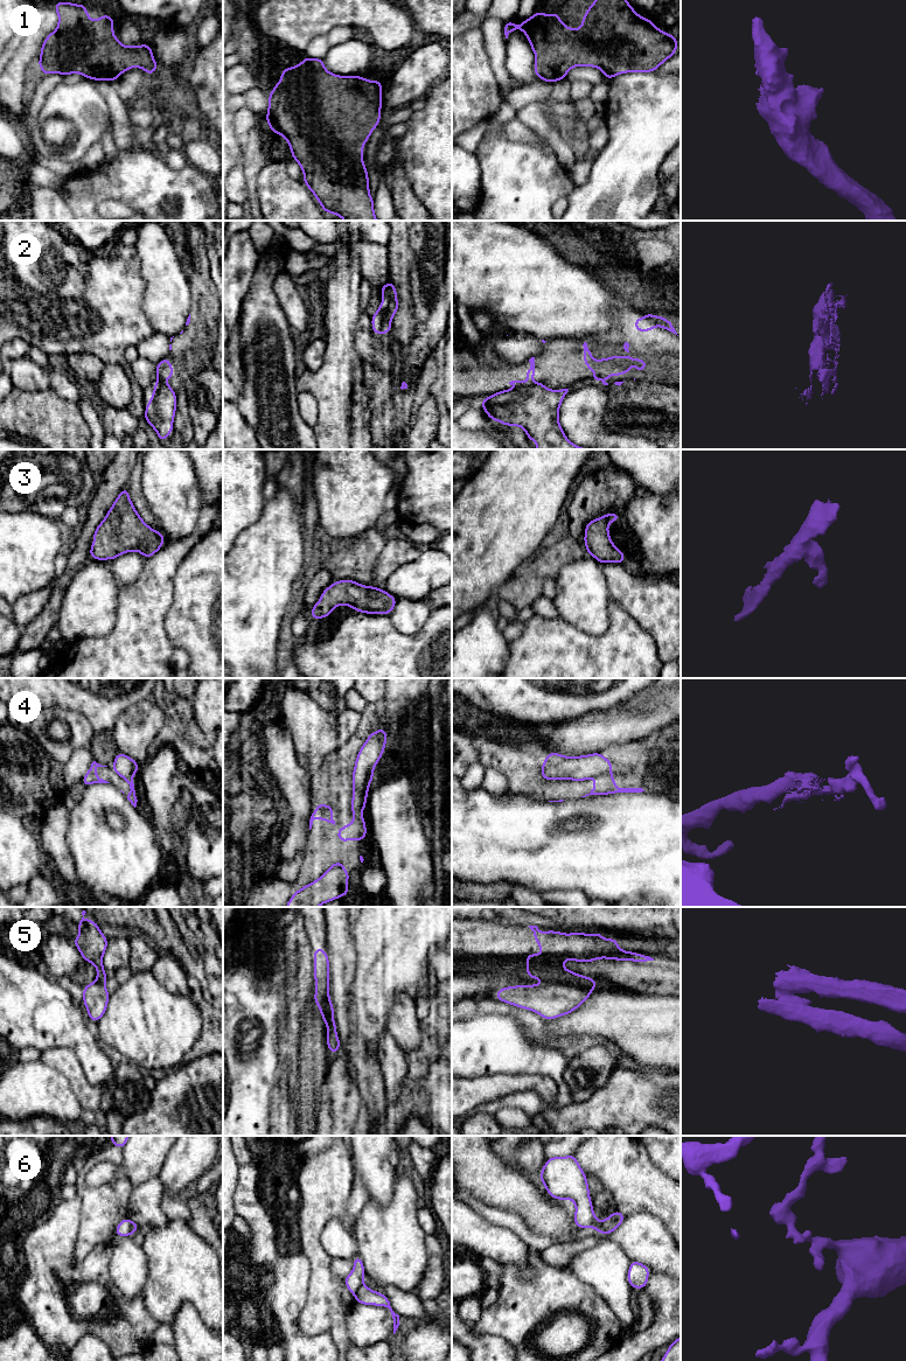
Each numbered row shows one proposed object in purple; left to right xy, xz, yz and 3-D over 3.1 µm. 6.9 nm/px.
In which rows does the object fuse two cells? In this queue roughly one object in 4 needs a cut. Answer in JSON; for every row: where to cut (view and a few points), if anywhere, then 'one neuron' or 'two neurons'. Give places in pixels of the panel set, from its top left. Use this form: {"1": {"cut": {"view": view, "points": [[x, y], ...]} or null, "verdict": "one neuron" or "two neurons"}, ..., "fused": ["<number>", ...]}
{"1": {"cut": null, "verdict": "one neuron"}, "2": {"cut": {"view": "yz", "points": [[538, 382], [518, 386]]}, "verdict": "two neurons"}, "3": {"cut": null, "verdict": "one neuron"}, "4": {"cut": null, "verdict": "one neuron"}, "5": {"cut": {"view": "yz", "points": [[545, 979], [584, 985], [591, 990]]}, "verdict": "two neurons"}, "6": {"cut": {"view": "yz", "points": [[601, 1222], [604, 1233]]}, "verdict": "two neurons"}, "fused": ["2", "5", "6"]}

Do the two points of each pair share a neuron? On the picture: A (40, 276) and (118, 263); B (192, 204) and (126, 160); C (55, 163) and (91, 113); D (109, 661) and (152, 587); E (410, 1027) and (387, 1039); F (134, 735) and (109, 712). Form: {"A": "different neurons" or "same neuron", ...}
{"A": "same neuron", "B": "same neuron", "C": "different neurons", "D": "same neuron", "E": "different neurons", "F": "different neurons"}

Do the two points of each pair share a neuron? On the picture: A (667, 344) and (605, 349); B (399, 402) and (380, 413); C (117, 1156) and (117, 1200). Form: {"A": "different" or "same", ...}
{"A": "same", "B": "same", "C": "same"}

